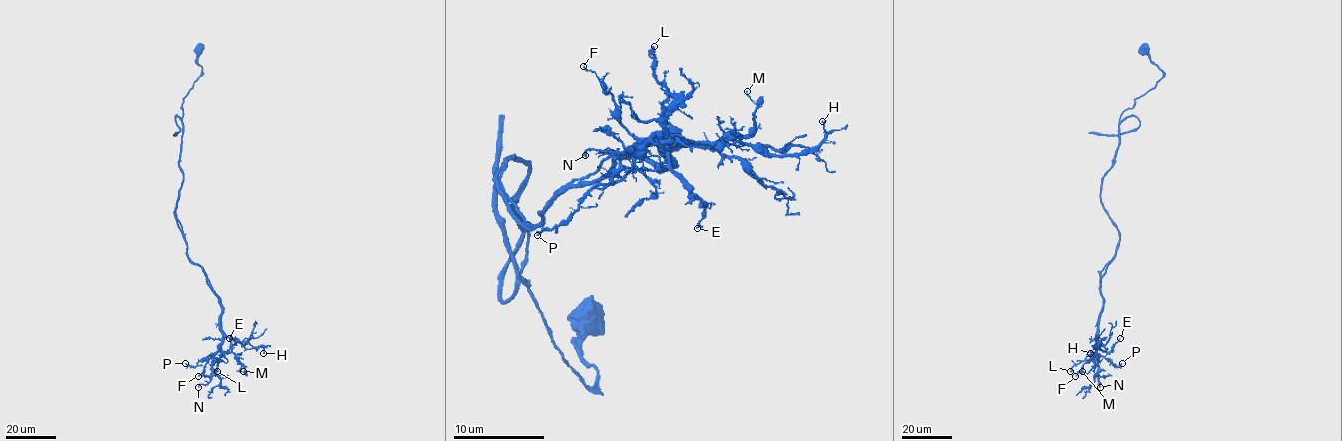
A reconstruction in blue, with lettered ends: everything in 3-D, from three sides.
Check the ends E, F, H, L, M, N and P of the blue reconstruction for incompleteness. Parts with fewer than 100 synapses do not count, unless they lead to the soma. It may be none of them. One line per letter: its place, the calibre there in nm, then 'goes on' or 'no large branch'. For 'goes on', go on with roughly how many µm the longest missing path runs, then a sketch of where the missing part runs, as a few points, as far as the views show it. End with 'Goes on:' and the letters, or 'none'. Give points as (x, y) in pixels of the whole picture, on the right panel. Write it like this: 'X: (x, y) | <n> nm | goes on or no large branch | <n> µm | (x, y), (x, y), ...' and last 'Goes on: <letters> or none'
E: (1120, 338) | 170 nm | no large branch
F: (1075, 376) | 150 nm | no large branch
H: (1090, 353) | 140 nm | no large branch
L: (1070, 371) | 320 nm | no large branch
M: (1082, 371) | 100 nm | no large branch
N: (1100, 387) | 200 nm | no large branch
P: (1122, 363) | 120 nm | no large branch
Goes on: none

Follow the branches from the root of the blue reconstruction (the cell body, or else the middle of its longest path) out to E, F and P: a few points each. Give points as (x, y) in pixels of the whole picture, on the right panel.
E: (1145, 48), (1163, 76), (1120, 116), (1100, 190), (1119, 242), (1101, 279), (1096, 346), (1109, 352), (1120, 338)
F: (1145, 48), (1163, 76), (1119, 119), (1114, 164), (1100, 190), (1119, 242), (1101, 279), (1096, 352), (1075, 376)
P: (1145, 48), (1163, 76), (1120, 116), (1100, 190), (1119, 242), (1101, 279), (1096, 352), (1122, 363)

